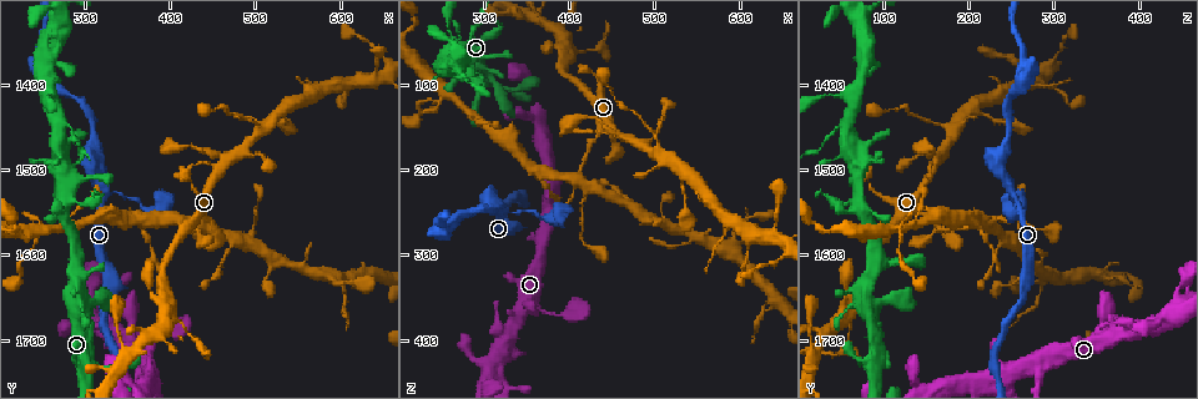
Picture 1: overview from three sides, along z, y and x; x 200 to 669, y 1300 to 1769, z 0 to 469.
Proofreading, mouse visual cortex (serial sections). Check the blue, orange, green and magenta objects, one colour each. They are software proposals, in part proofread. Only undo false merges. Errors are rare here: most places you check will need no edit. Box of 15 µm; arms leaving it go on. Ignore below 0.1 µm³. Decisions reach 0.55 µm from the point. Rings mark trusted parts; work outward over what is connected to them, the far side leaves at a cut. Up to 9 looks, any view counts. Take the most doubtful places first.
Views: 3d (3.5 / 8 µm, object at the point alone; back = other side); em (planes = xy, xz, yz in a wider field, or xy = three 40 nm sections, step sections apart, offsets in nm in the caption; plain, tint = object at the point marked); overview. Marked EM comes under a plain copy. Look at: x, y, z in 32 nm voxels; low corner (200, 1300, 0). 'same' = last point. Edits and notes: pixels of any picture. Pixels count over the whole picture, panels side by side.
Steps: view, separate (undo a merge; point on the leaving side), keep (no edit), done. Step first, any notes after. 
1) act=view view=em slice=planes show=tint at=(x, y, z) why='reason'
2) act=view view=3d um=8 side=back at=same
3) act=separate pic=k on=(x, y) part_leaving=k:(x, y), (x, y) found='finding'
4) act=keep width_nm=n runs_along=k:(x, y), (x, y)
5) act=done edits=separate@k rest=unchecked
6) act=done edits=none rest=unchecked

act=view view=3d um=3.5 at=(510, 1455, 180) why='thin arm on a thick one'

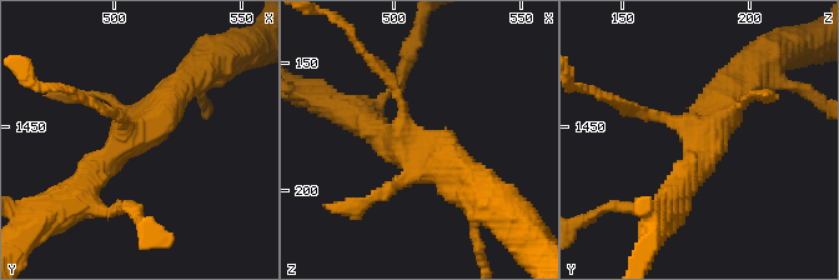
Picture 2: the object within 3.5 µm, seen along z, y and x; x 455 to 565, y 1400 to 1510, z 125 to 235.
act=view view=em slice=xy step=3 show=tint at=(506, 1454, 182) why='shape alone is not enough'

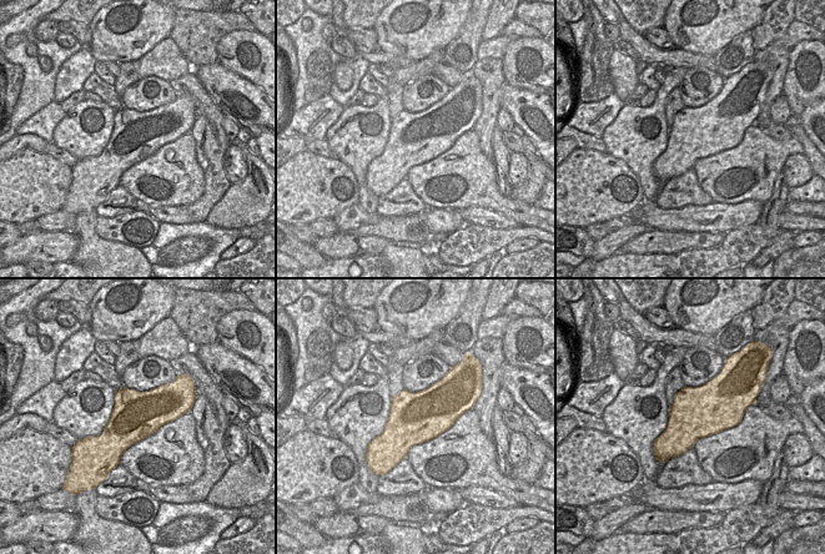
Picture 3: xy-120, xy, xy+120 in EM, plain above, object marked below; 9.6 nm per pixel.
act=keep runs_along=2:(74, 198), (189, 83) found='continuous, no second cell'

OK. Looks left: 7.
act=view view=3d um=8 at=(320, 1525, 250) why='arms part here'

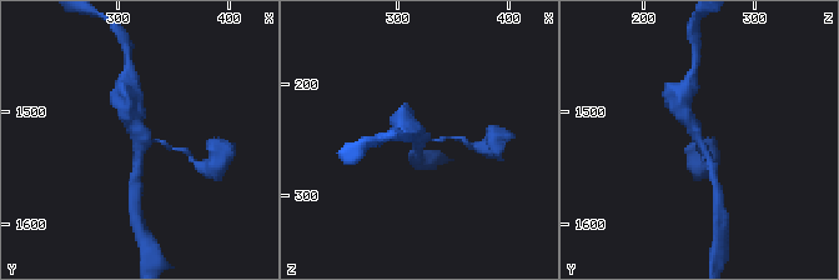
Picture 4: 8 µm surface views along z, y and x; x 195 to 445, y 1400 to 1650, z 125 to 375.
act=view view=3d um=3.5 at=(322, 1526, 248)

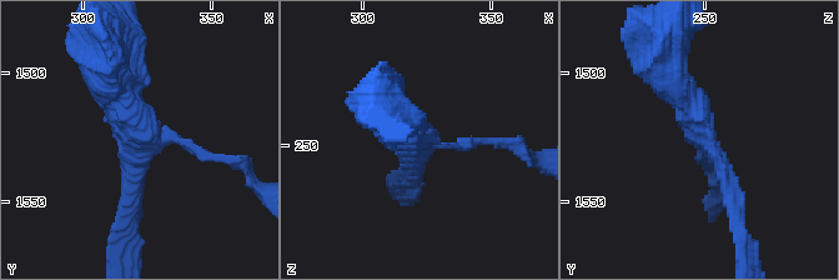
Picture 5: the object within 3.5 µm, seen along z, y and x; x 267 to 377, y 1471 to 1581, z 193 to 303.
act=view view=em slice=xy step=1 show=tint at=(320, 1528, 251) arms=3 arm_widths_nm=100,250,400 why='need the tissue'

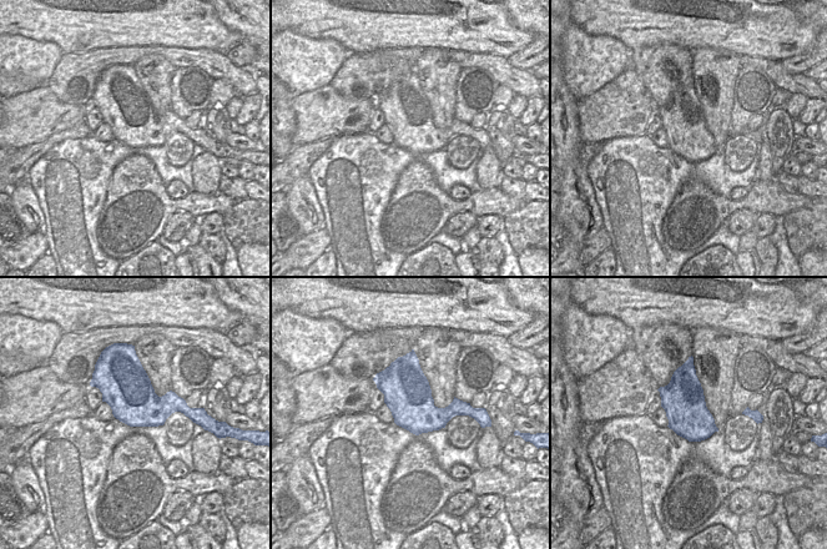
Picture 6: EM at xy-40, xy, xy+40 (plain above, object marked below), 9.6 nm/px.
act=keep width_nm=460 runs_along=5:(737, 220), (722, 165), (667, 74) found='continuous, no second cell'

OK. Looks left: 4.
act=view view=3d um=3.5 at=(405, 1685, 370) why='sudden change in width'

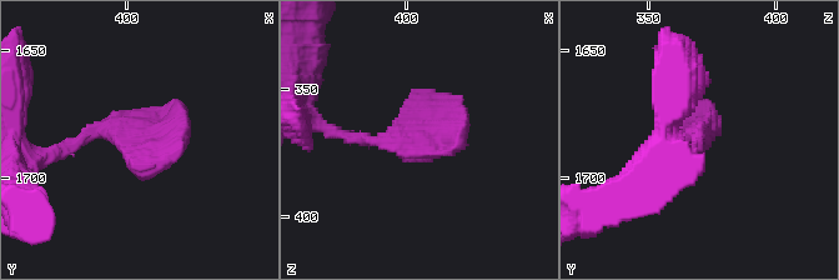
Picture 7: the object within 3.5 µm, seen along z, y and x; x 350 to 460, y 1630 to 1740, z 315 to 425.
act=view view=em slice=xy step=1 show=tint at=(408, 1685, 369) why='need the tissue'

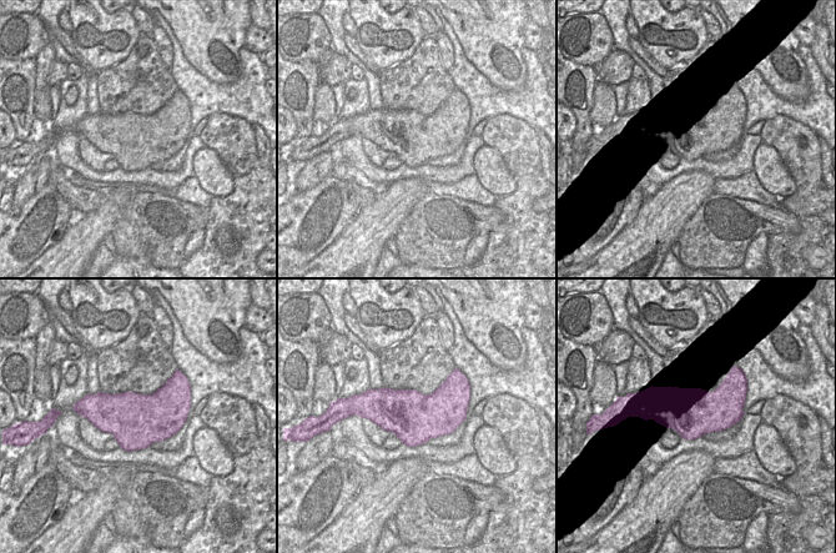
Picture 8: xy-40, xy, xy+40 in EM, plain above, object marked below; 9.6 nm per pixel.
act=keep runs_along=7:(350, 138), (426, 138), (461, 100) found='all the same cell'

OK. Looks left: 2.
act=view view=3d um=3.5 at=(275, 1540, 70)

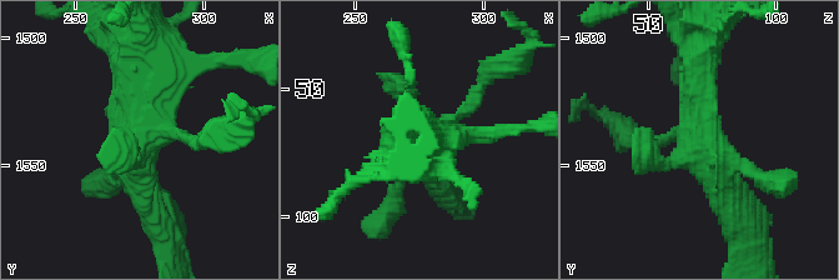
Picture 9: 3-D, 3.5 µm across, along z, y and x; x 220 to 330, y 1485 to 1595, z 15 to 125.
act=keep runs_along=9:(732, 210), (697, 149), (701, 49) found='one cell here'

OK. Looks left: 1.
act=done edits=none rest=unchecked

